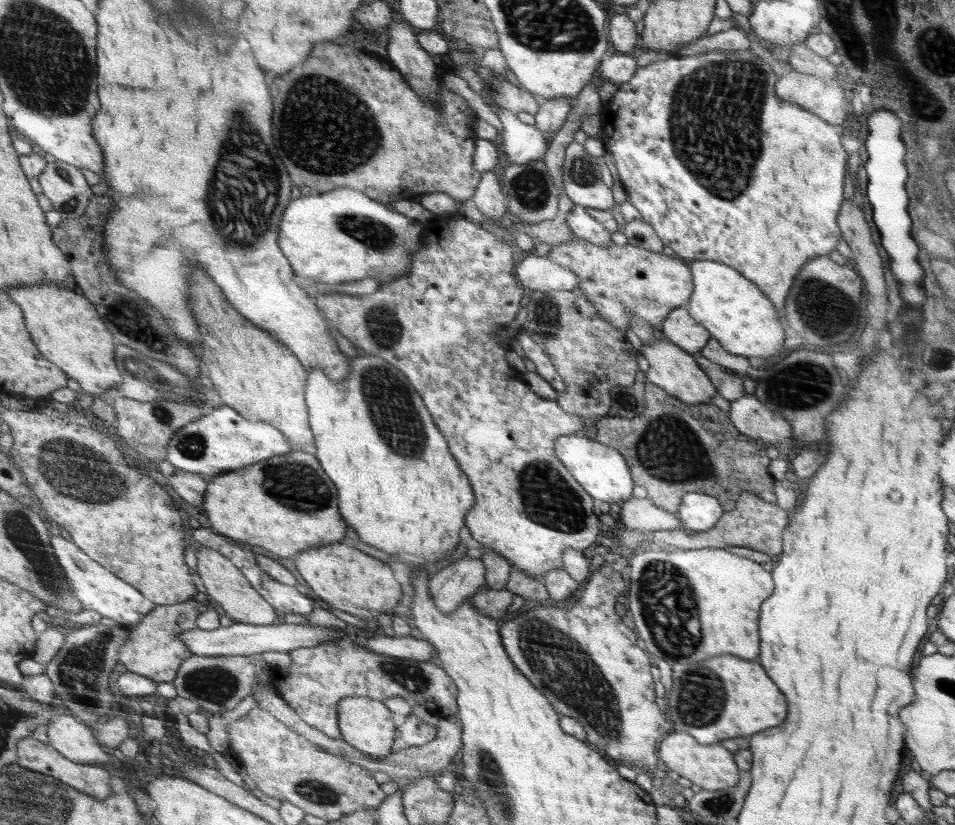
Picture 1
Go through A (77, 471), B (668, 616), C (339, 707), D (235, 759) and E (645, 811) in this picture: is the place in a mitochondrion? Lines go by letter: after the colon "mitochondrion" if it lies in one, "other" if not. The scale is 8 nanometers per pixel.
A: mitochondrion
B: mitochondrion
C: other
D: other
E: other

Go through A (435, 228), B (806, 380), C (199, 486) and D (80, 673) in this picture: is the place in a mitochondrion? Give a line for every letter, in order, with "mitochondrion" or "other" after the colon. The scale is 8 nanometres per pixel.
A: other
B: mitochondrion
C: other
D: mitochondrion

